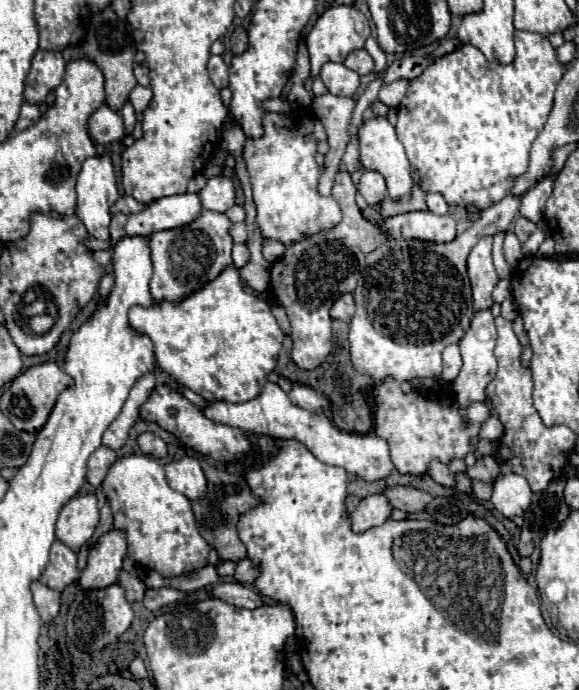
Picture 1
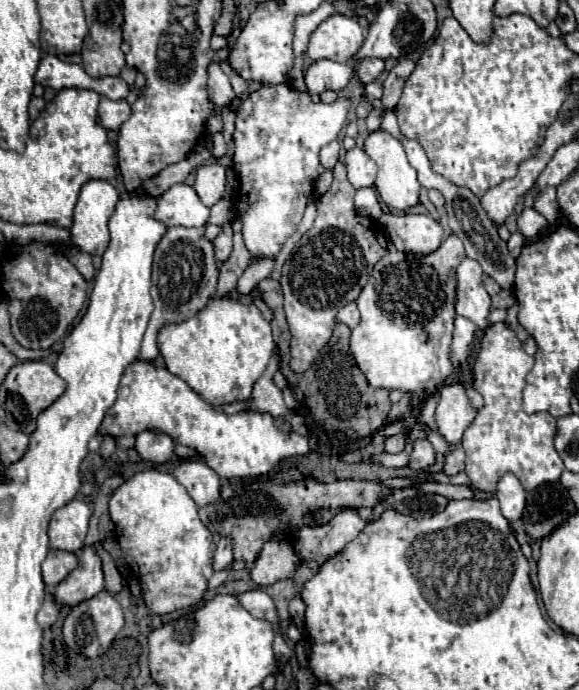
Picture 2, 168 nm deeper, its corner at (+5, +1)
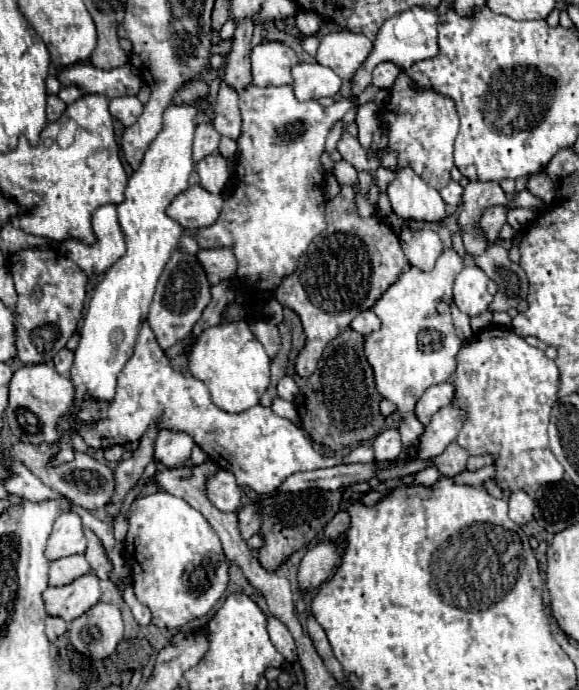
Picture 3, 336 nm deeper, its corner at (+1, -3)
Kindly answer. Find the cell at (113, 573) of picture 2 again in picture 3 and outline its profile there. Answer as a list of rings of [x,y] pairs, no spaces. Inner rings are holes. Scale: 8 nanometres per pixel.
[[[87,529],[85,535],[87,535],[87,551],[85,551],[85,557],[87,557],[89,565],[91,565],[91,571],[93,571],[99,579],[103,579],[103,581],[105,581],[105,579],[111,579],[111,569],[113,569],[113,565],[111,565],[111,561],[109,561],[109,557],[107,557],[105,547],[101,545],[99,537],[97,537],[91,529]]]

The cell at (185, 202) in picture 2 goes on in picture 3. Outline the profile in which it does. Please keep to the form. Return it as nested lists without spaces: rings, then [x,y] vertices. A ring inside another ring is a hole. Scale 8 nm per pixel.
[[[193,185],[171,201],[171,205],[167,207],[167,215],[175,219],[183,229],[201,229],[215,223],[221,207],[221,195],[213,195],[199,185]]]

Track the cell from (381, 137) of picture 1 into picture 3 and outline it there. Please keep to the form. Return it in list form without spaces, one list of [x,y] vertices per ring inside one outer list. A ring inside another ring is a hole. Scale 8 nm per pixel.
[[[383,151],[381,165],[395,169],[395,179],[387,187],[393,211],[401,219],[439,221],[445,217],[445,203],[437,189],[429,187],[411,167],[401,167],[397,151]]]

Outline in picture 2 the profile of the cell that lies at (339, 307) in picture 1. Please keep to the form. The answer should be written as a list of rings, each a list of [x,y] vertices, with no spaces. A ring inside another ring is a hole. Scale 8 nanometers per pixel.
[[[349,303],[349,305],[345,305],[339,313],[337,313],[337,321],[339,323],[345,323],[345,325],[349,325],[351,329],[361,321],[361,317],[359,317],[359,309],[357,309],[357,305],[355,303]]]

